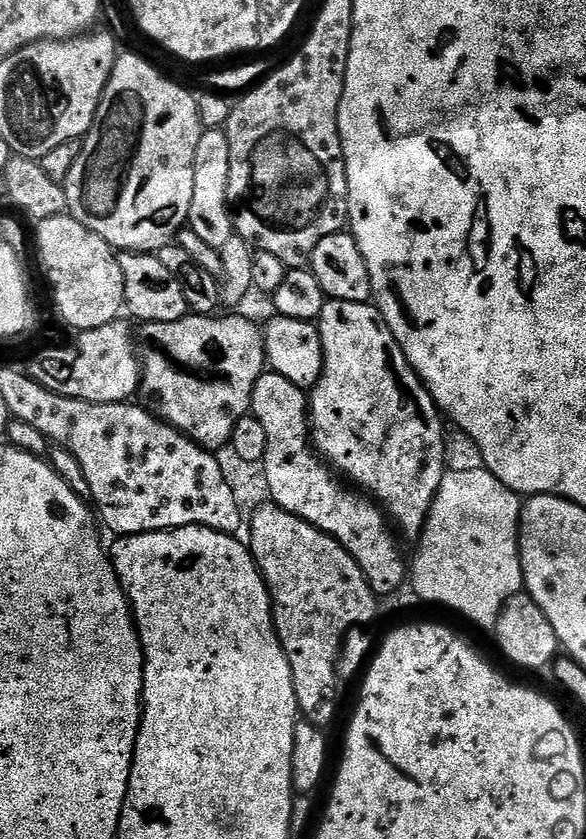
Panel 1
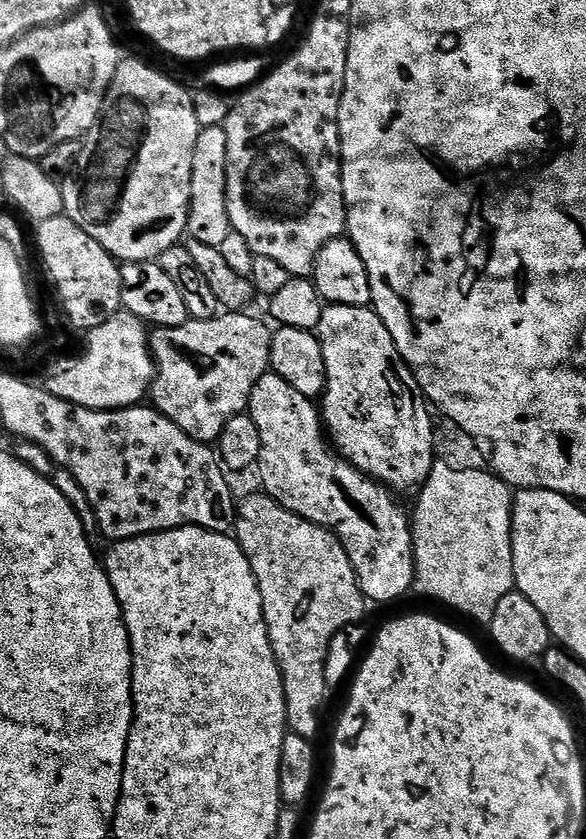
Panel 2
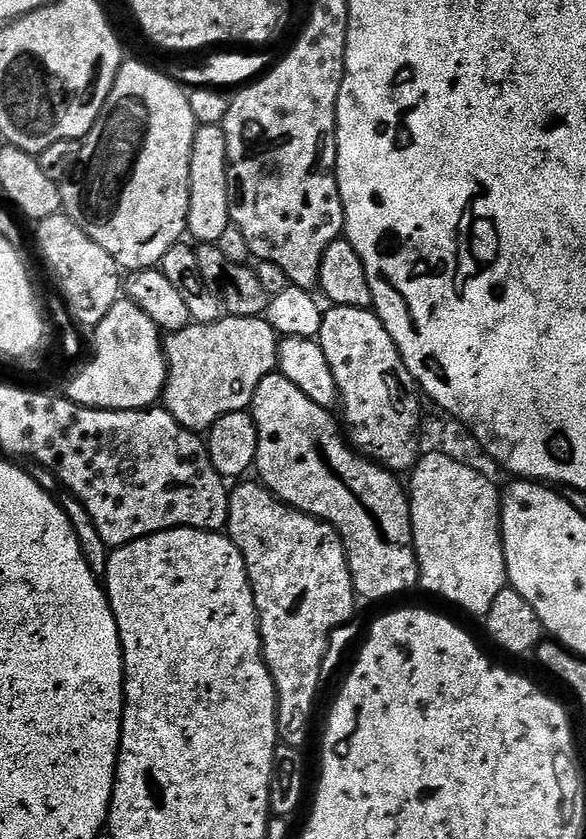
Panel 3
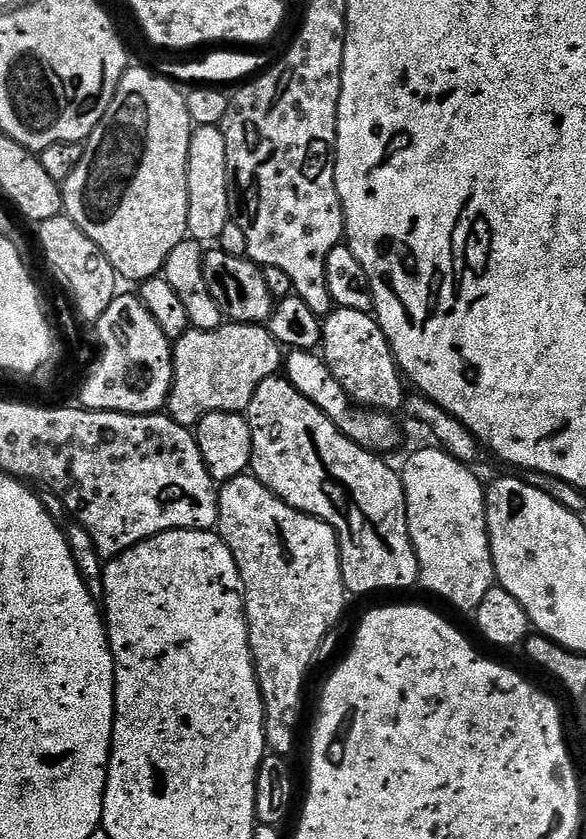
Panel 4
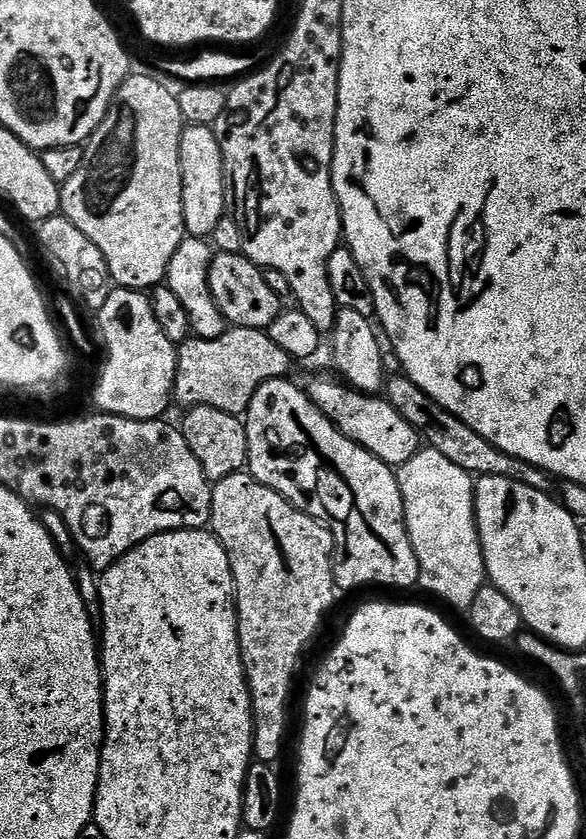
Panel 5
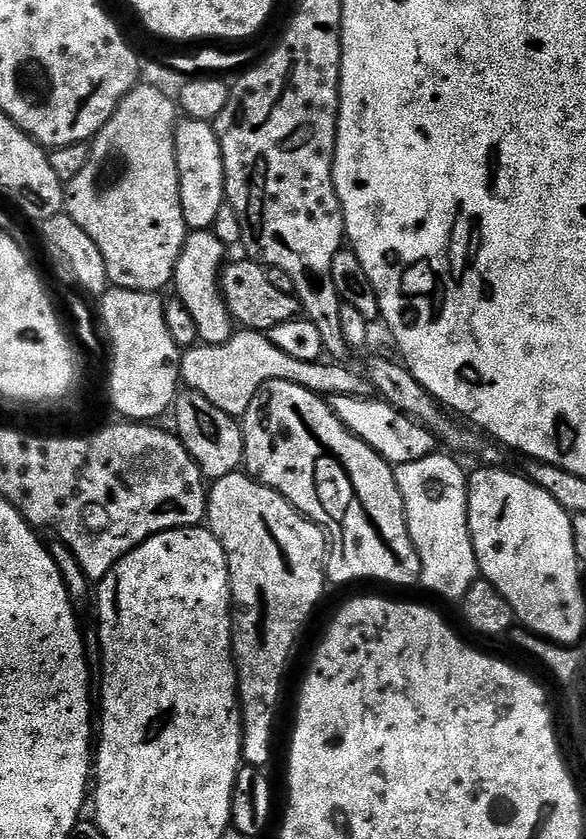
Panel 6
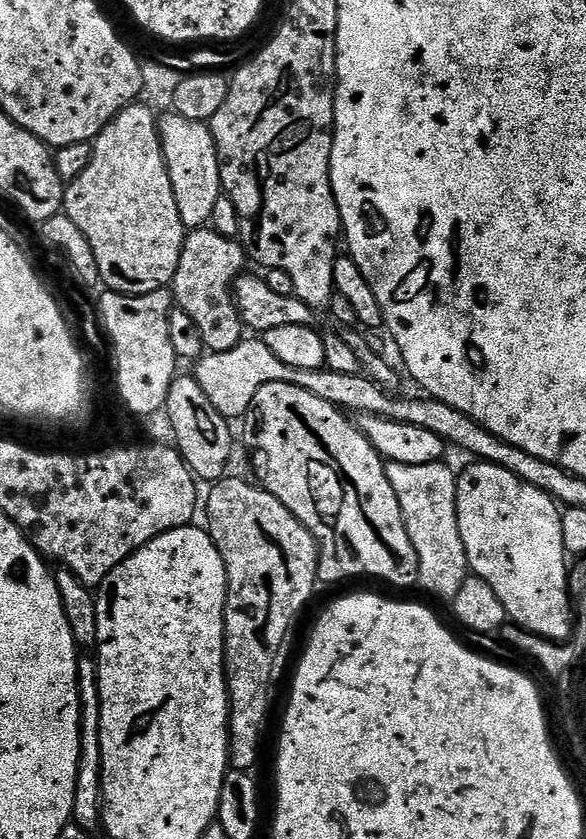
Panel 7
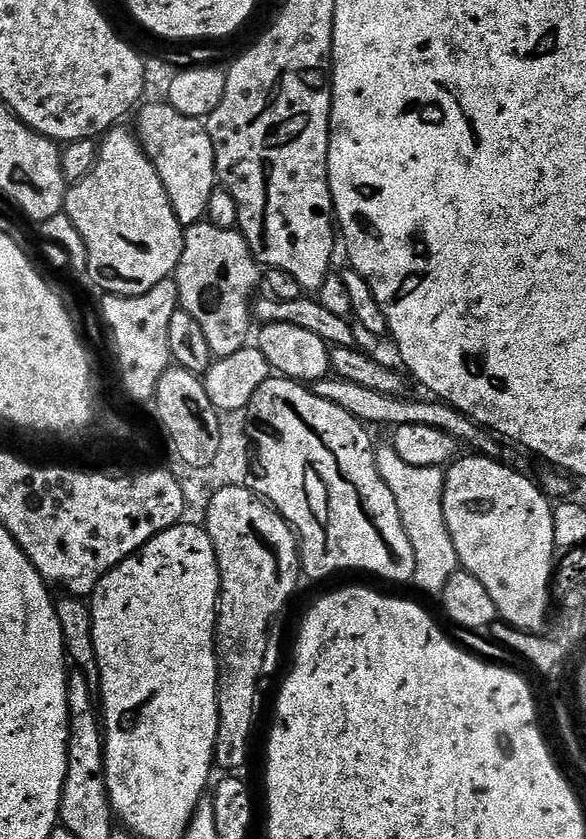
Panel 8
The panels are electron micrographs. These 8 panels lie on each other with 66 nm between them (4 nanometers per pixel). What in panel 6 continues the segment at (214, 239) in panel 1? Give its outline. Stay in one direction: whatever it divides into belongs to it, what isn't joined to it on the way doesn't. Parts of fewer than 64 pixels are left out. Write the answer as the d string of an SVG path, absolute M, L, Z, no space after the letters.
M179 121L176 130L176 162L180 171L180 197L182 198L182 214L189 229L211 229L214 218L218 218L218 210L226 203L224 194L224 163L222 150L216 137L216 129L209 121Z

